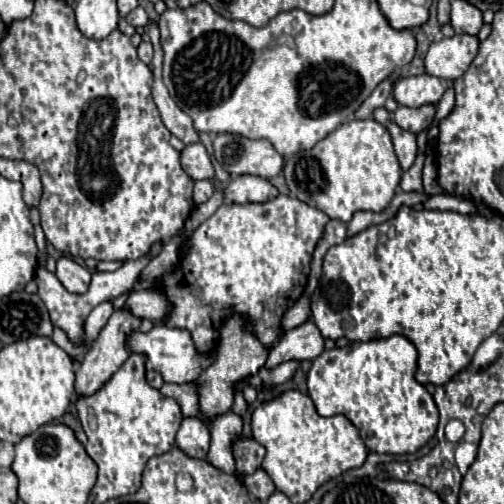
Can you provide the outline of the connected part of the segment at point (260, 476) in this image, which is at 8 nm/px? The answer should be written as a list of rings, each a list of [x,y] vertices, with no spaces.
[[[258,469],[256,473],[246,475],[246,477],[242,477],[242,475],[240,475],[240,479],[242,479],[242,481],[244,481],[244,485],[248,487],[250,495],[252,495],[254,499],[262,501],[262,503],[266,503],[266,501],[268,501],[268,497],[276,491],[276,487],[274,487],[272,479],[266,475],[266,471],[264,471],[264,469]]]

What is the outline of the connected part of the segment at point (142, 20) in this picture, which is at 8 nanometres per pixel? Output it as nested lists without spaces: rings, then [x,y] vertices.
[[[136,7],[134,11],[130,11],[126,17],[124,17],[130,25],[134,25],[134,27],[146,27],[148,25],[148,15],[146,15],[146,11],[142,9],[142,7]]]

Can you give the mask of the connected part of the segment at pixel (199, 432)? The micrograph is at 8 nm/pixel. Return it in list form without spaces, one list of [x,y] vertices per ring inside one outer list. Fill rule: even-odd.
[[[188,417],[180,425],[180,433],[176,435],[176,445],[194,459],[206,459],[210,445],[210,431],[198,417]]]

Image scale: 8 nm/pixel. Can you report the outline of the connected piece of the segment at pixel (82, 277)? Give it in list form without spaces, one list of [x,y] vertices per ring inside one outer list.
[[[62,257],[56,263],[56,277],[70,293],[86,293],[90,287],[90,271],[82,265],[78,265],[74,259]]]

